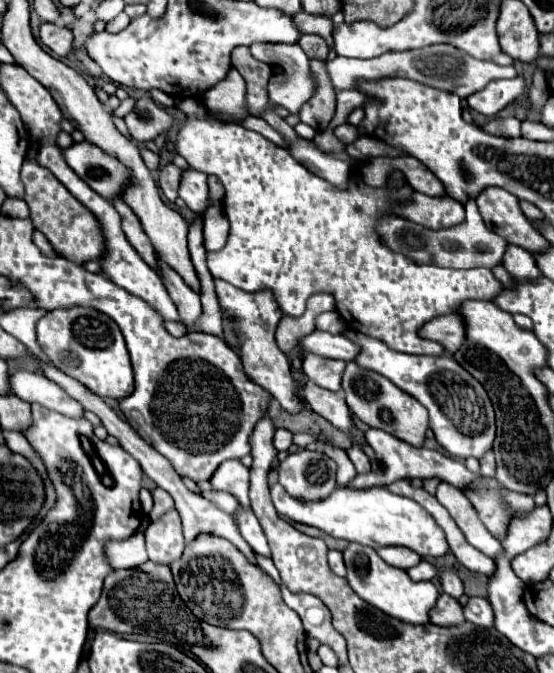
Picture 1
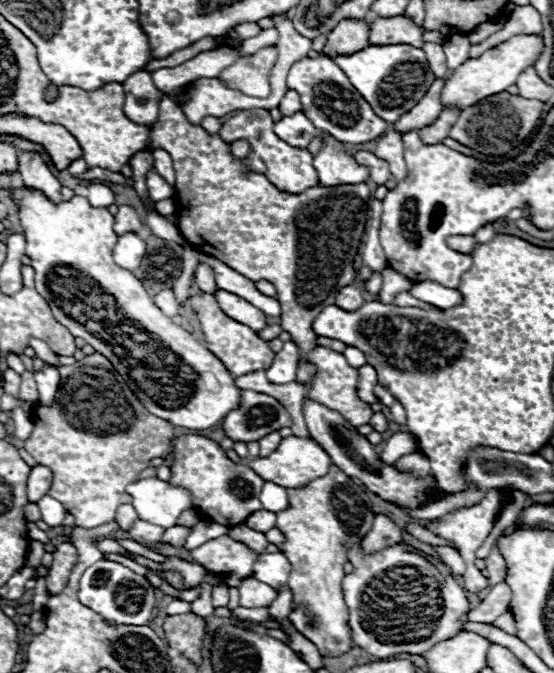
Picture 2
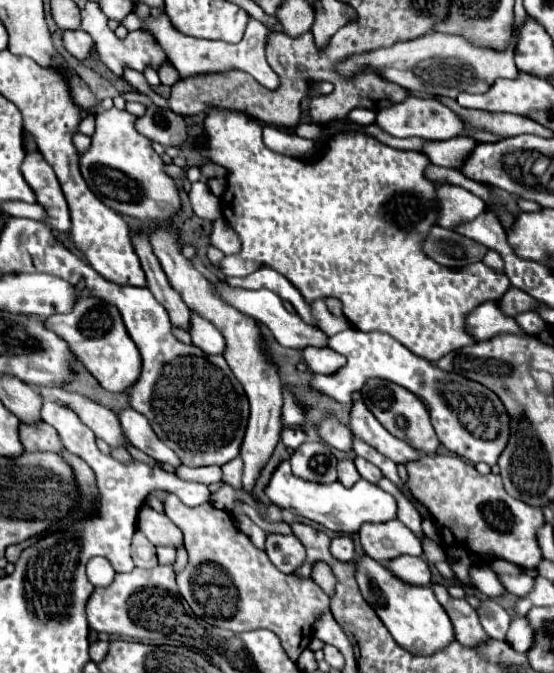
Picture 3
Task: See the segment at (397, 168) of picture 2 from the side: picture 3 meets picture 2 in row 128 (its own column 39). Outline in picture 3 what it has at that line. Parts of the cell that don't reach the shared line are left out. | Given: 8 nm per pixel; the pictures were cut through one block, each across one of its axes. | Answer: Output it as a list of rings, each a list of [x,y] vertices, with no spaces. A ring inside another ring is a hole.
[[[42,386],[38,388],[40,396],[44,400],[60,400],[62,404],[66,404],[70,410],[74,410],[78,414],[78,418],[102,440],[106,440],[106,444],[110,446],[124,446],[128,444],[126,436],[122,434],[120,422],[116,418],[116,414],[112,410],[108,410],[106,406],[90,400],[88,396],[82,396],[78,392],[70,392],[66,388],[56,388],[56,386]]]

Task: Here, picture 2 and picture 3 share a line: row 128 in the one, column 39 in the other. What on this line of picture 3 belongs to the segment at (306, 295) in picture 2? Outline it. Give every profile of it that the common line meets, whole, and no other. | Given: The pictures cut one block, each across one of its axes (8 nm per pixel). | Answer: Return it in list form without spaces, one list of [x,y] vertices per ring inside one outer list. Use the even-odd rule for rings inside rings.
[[[36,150],[26,152],[20,170],[28,186],[34,190],[36,202],[46,210],[44,222],[56,232],[70,232],[70,210],[52,166],[46,164]]]

